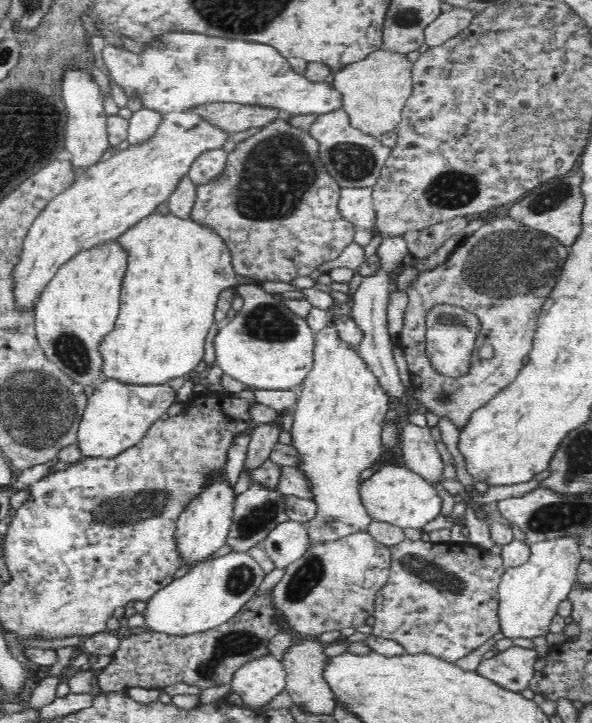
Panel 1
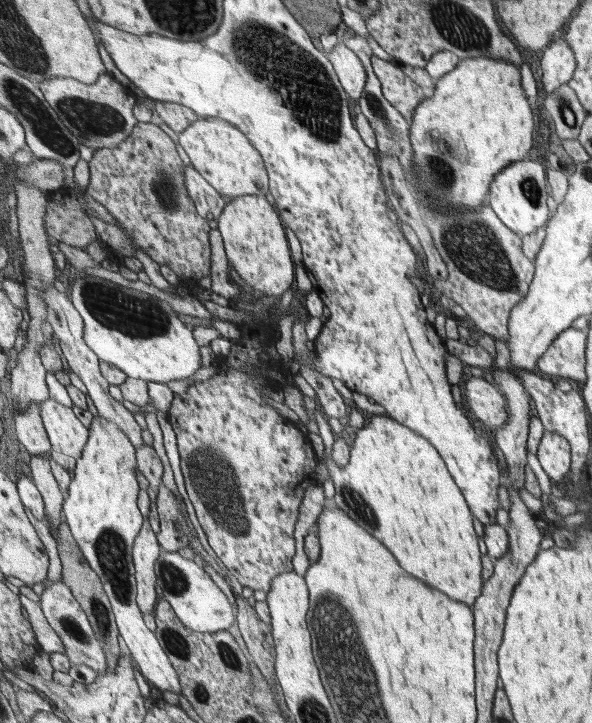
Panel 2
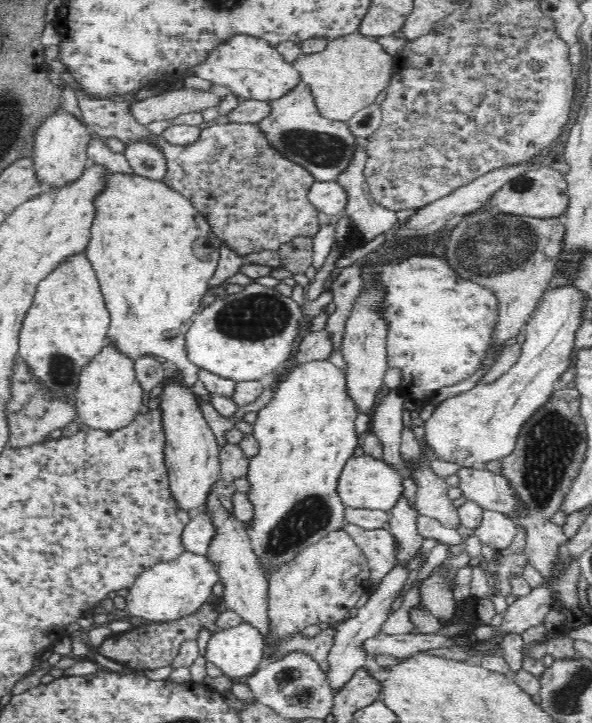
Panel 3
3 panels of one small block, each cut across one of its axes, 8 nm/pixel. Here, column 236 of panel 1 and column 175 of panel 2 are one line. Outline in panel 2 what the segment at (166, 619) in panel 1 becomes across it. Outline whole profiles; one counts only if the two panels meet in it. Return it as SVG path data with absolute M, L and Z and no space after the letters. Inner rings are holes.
M163 550L154 565L157 574L156 586L163 590L162 599L173 606L177 618L189 628L198 633L210 634L229 630L235 624L235 606L229 602L227 594L213 582L213 578L205 572L199 561L183 558L179 552Z

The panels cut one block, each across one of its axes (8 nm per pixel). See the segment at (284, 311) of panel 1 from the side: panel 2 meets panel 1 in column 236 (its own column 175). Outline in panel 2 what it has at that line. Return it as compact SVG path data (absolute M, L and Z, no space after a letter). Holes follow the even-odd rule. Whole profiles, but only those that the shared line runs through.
M92 276L77 279L73 285L68 286L68 290L73 304L84 318L85 340L90 348L99 355L101 362L109 362L123 370L130 378L140 379L147 383L163 384L189 378L204 367L202 346L197 344L193 336L193 328L187 328L187 324L177 316L171 304L158 301L147 292L126 288L111 280Z

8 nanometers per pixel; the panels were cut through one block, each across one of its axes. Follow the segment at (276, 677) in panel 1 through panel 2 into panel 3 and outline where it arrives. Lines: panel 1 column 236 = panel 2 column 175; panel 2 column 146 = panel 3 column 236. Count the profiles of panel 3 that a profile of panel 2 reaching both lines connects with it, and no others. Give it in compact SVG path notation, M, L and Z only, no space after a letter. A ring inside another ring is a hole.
M246 619L240 620L236 626L212 629L204 652L207 660L233 681L243 680L263 662L261 632Z

